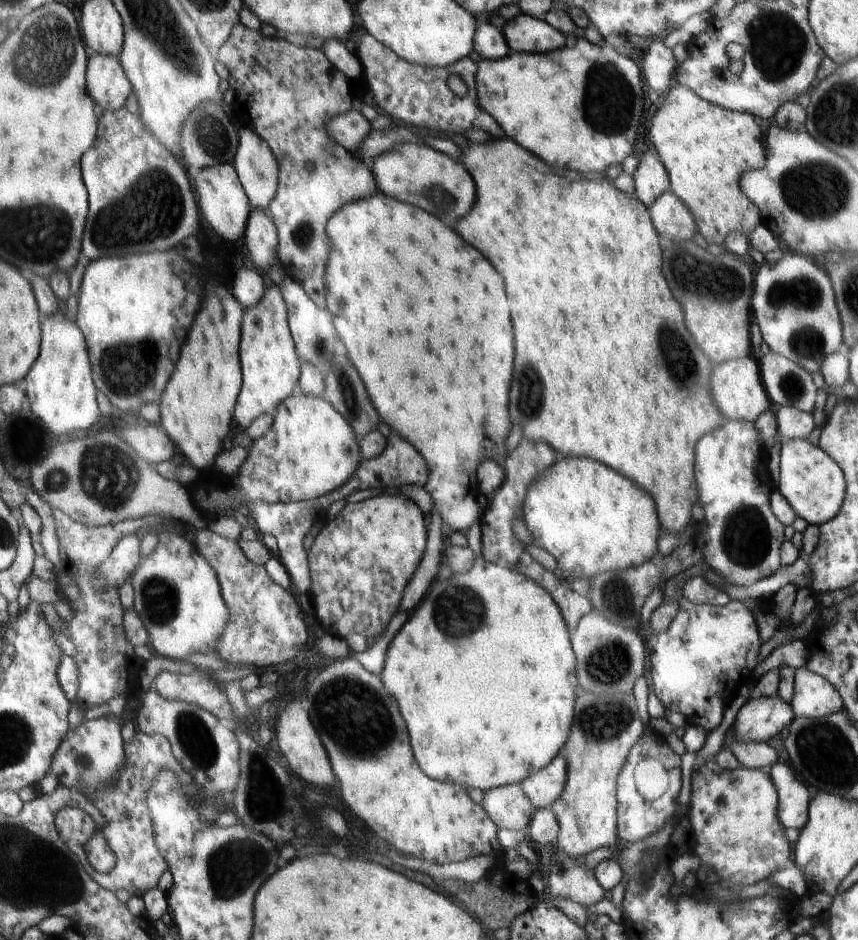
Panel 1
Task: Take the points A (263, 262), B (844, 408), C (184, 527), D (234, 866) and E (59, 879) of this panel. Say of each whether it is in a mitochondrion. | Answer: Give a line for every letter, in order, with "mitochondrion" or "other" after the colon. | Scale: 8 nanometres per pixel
A: other
B: other
C: other
D: mitochondrion
E: mitochondrion

